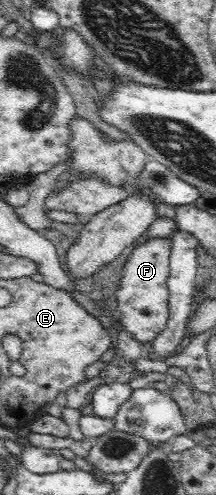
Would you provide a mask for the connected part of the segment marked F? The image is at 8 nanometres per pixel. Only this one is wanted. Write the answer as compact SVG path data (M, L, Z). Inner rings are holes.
M158 237L147 239L137 247L136 252L132 252L132 256L124 264L120 285L116 290L116 300L118 302L118 310L122 314L122 321L120 323L133 334L136 340L144 344L152 344L163 333L169 321L169 298L171 294L169 294L167 282L171 277L170 258L172 258L174 247L170 238Z

